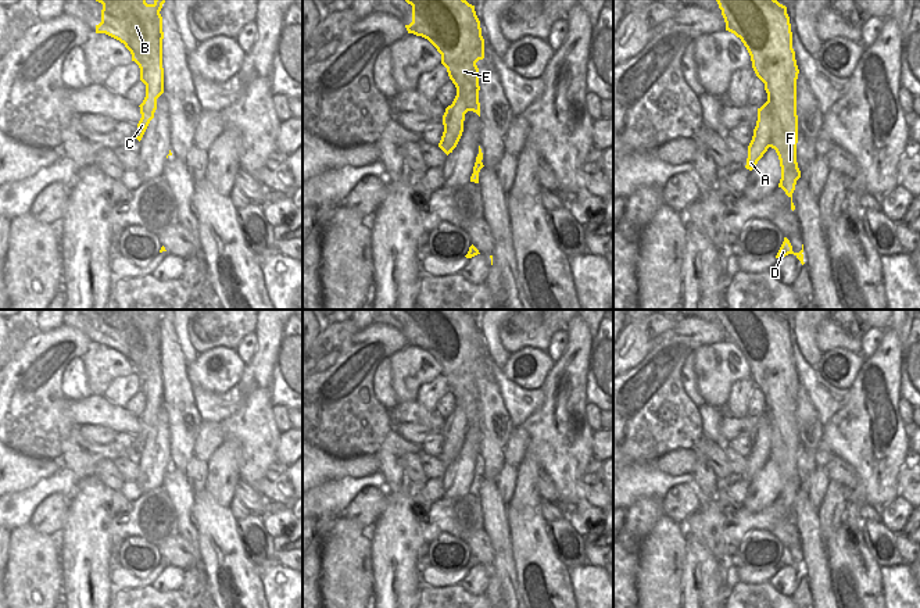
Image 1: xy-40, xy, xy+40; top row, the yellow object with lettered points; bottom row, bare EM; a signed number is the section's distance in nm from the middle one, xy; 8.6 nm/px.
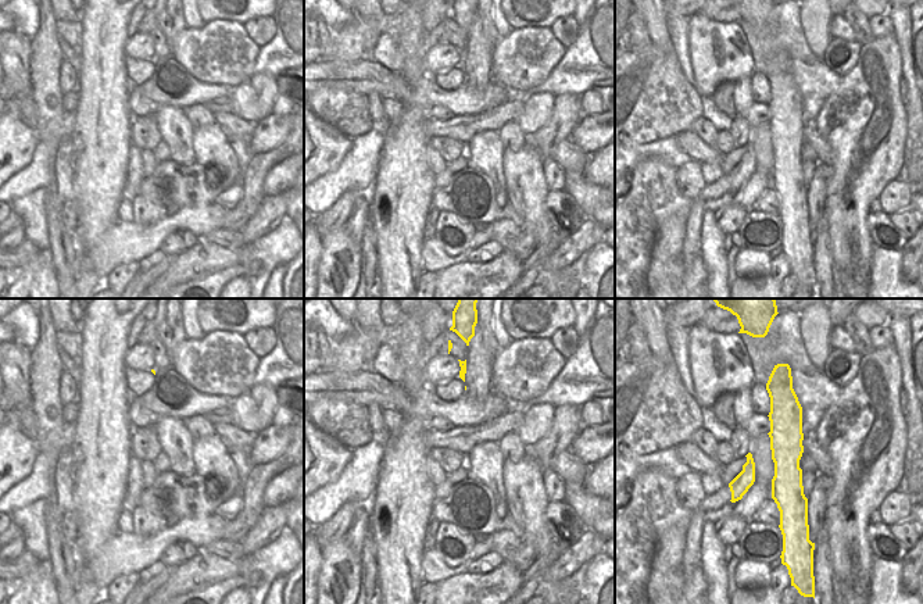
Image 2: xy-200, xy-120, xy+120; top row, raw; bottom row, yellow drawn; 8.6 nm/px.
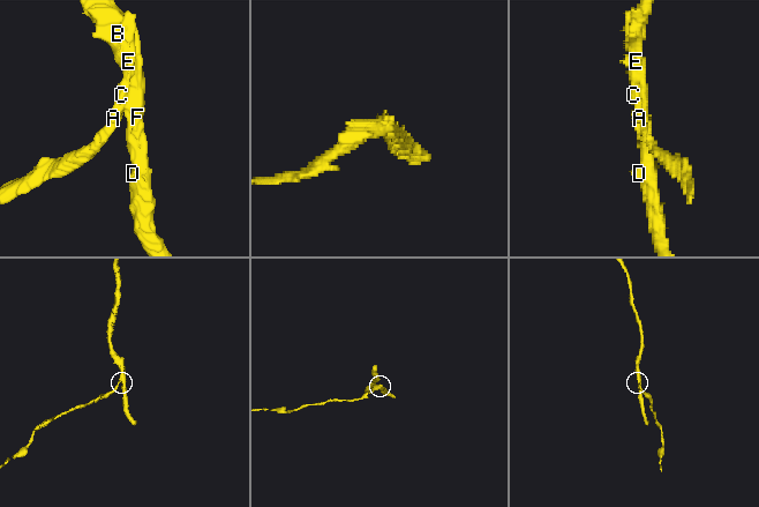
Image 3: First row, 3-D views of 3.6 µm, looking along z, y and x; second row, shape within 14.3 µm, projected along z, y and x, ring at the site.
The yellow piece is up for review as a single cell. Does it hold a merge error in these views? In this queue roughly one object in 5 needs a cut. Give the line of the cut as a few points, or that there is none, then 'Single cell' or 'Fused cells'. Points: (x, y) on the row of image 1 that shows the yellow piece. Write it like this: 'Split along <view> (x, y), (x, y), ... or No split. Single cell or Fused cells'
Split along xy+40 (761, 107), (761, 113), (772, 120), (770, 146). Fused cells.

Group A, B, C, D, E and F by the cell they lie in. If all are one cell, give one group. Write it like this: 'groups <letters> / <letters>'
groups A C / B D E F

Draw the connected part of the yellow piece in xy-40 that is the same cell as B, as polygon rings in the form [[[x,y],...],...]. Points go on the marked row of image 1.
[[[96,0],[103,4],[101,22],[96,25],[96,33],[105,33],[121,43],[132,54],[140,68],[140,81],[146,85],[146,97],[140,107],[142,117],[154,117],[157,99],[164,93],[164,68],[162,68],[162,17],[160,14],[165,0],[154,0],[147,4],[146,0]]]

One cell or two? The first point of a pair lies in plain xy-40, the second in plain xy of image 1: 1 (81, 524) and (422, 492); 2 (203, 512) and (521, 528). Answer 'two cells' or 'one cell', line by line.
1: two cells
2: one cell

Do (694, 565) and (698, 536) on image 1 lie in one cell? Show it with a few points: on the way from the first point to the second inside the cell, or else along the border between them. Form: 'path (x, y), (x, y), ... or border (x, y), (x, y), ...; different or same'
path (698, 558), (698, 543); same

